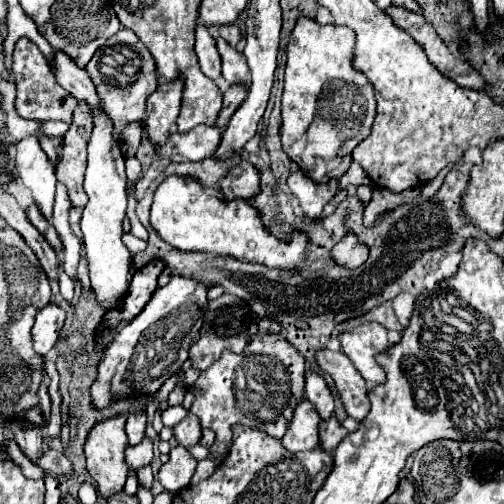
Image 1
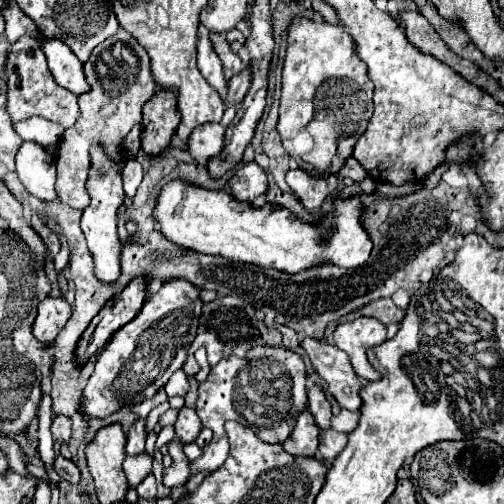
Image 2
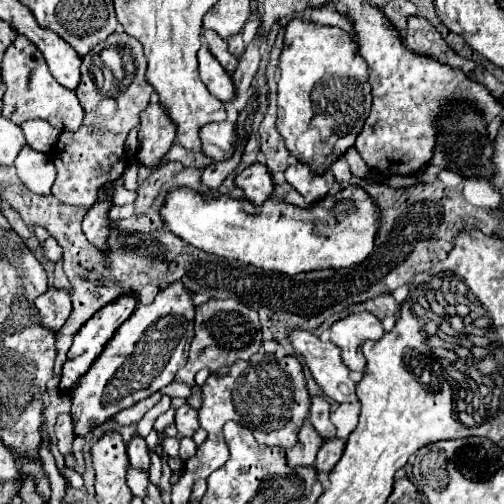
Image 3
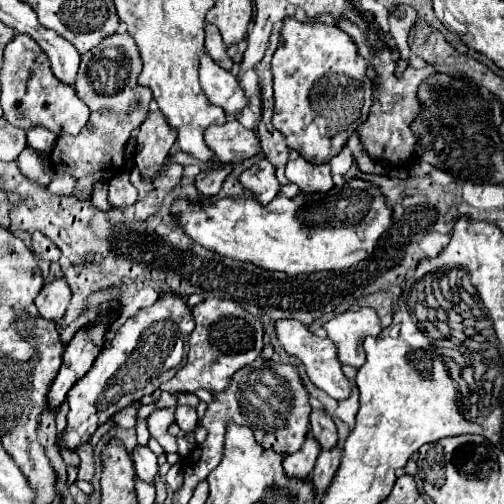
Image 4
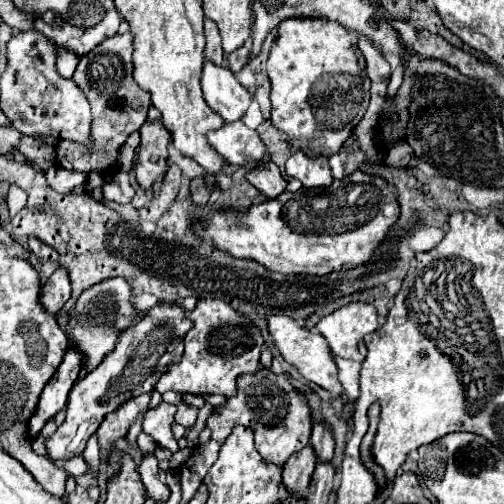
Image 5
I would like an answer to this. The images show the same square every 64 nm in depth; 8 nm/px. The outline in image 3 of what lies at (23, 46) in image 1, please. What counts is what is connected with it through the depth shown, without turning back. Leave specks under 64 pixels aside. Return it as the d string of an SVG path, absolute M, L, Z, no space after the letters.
M18 36L8 50L4 52L2 60L2 82L6 86L4 92L4 108L2 116L12 120L14 124L22 124L26 120L46 120L54 128L62 130L78 130L84 120L84 108L80 108L80 102L76 94L62 84L56 84L56 80L48 72L48 64L42 56L42 52L32 44L26 36Z

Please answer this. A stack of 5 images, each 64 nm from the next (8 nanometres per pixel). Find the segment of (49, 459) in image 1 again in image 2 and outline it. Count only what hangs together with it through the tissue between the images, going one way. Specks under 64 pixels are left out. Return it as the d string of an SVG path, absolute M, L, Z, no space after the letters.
M56 456L56 464L54 464L56 472L70 484L78 484L80 482L80 470L76 468L76 464L72 460L66 460L62 456Z

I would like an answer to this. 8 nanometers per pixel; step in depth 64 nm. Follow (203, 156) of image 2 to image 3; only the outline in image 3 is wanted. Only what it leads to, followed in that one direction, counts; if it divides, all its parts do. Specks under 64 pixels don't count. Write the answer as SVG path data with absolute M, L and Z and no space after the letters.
M232 122L210 123L200 130L204 154L214 160L228 160L236 152L236 124Z

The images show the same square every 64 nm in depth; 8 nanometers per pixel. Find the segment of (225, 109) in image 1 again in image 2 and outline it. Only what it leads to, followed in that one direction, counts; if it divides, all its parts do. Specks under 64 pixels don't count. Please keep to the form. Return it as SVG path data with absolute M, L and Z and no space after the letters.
M246 66L242 72L238 72L236 76L230 78L228 82L228 100L232 102L240 102L248 88L250 88L250 82L252 82L252 72L250 72L250 66Z

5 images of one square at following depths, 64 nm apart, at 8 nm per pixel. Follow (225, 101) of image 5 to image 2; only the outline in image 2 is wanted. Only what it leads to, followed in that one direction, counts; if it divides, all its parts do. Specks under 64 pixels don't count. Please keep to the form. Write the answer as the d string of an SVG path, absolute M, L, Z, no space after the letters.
M206 34L200 36L198 40L198 68L202 72L202 76L206 78L206 82L220 94L224 94L228 90L228 80L224 76L224 70L222 70L222 62L220 58L216 56L210 40Z

